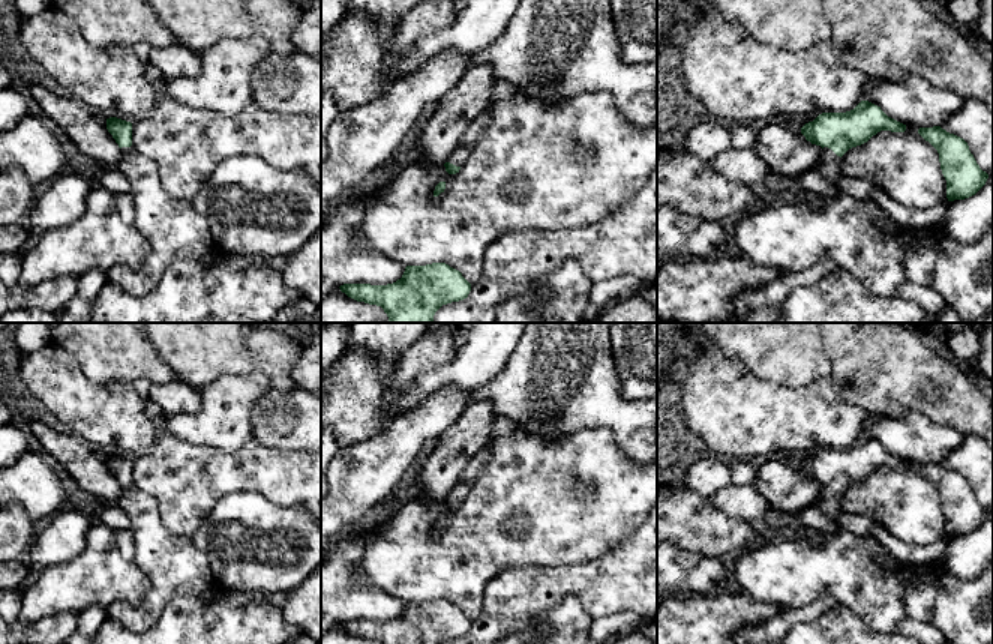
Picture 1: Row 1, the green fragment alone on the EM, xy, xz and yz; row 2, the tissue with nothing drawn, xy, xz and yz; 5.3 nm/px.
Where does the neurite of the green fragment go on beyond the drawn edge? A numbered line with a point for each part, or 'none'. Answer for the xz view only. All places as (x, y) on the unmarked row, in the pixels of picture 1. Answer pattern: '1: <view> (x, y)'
1: xz (470, 475)

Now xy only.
1: xy (174, 566)

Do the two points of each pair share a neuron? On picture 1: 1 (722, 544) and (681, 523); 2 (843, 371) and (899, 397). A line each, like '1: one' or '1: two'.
1: one
2: one

